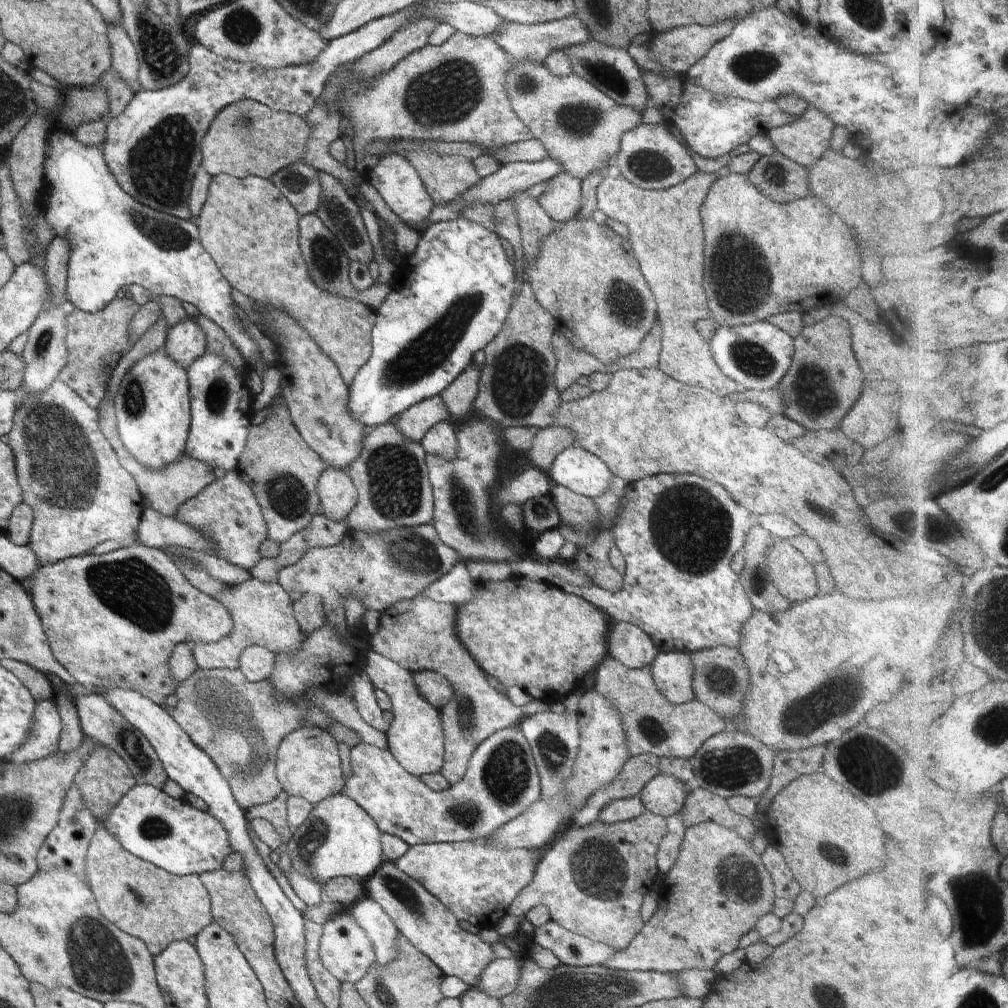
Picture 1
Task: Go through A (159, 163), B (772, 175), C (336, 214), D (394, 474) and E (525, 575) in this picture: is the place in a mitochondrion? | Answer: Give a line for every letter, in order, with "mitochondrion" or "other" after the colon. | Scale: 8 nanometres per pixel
A: mitochondrion
B: mitochondrion
C: mitochondrion
D: mitochondrion
E: other

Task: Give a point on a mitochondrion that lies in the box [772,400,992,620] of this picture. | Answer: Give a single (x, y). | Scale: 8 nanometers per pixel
(902, 523)

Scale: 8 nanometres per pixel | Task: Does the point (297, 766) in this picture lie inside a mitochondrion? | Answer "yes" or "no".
no

